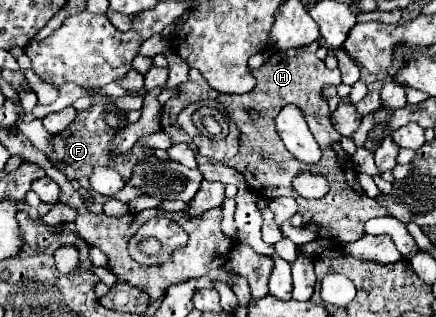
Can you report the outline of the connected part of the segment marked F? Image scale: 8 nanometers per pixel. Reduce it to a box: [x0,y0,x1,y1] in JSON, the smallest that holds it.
[49,96,145,194]

